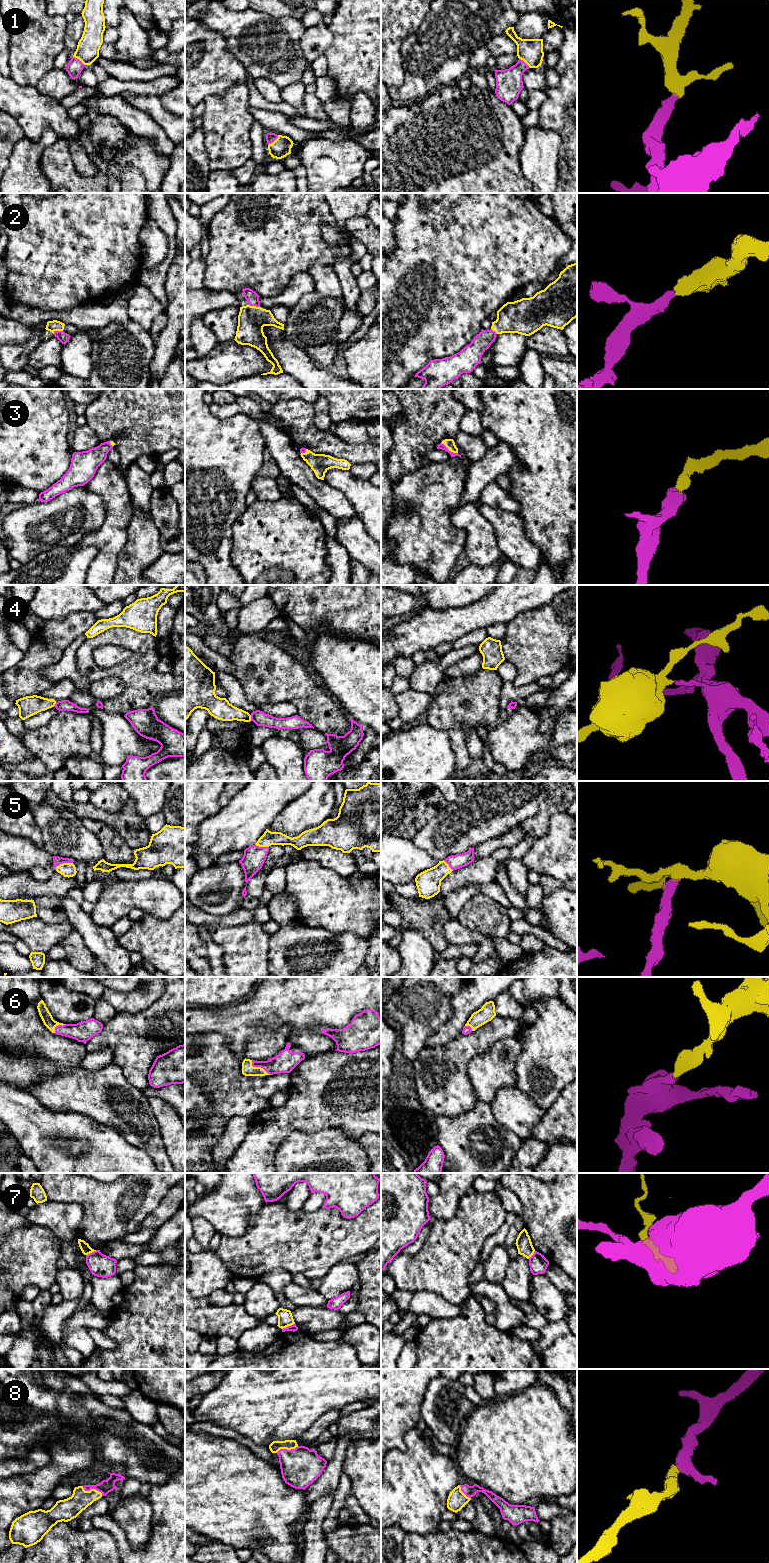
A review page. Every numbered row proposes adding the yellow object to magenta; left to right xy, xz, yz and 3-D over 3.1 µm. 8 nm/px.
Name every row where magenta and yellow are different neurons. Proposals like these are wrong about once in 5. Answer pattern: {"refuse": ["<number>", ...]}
{"refuse": ["4", "7"]}

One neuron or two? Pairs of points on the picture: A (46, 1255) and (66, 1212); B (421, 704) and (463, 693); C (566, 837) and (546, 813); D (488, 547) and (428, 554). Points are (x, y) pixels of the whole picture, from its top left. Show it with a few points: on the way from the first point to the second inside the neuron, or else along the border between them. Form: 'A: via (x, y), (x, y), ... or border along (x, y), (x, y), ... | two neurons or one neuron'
A: border along (34, 1223), (47, 1227), (61, 1241) | two neurons
B: border along (433, 697), (426, 711) | two neurons
C: border along (566, 811), (554, 813), (548, 829), (537, 838) | two neurons
D: border along (454, 527), (465, 532), (465, 543), (462, 549) | two neurons

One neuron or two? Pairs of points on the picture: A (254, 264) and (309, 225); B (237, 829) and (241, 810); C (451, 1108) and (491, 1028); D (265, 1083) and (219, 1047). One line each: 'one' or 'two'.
A: one
B: one
C: one
D: one

